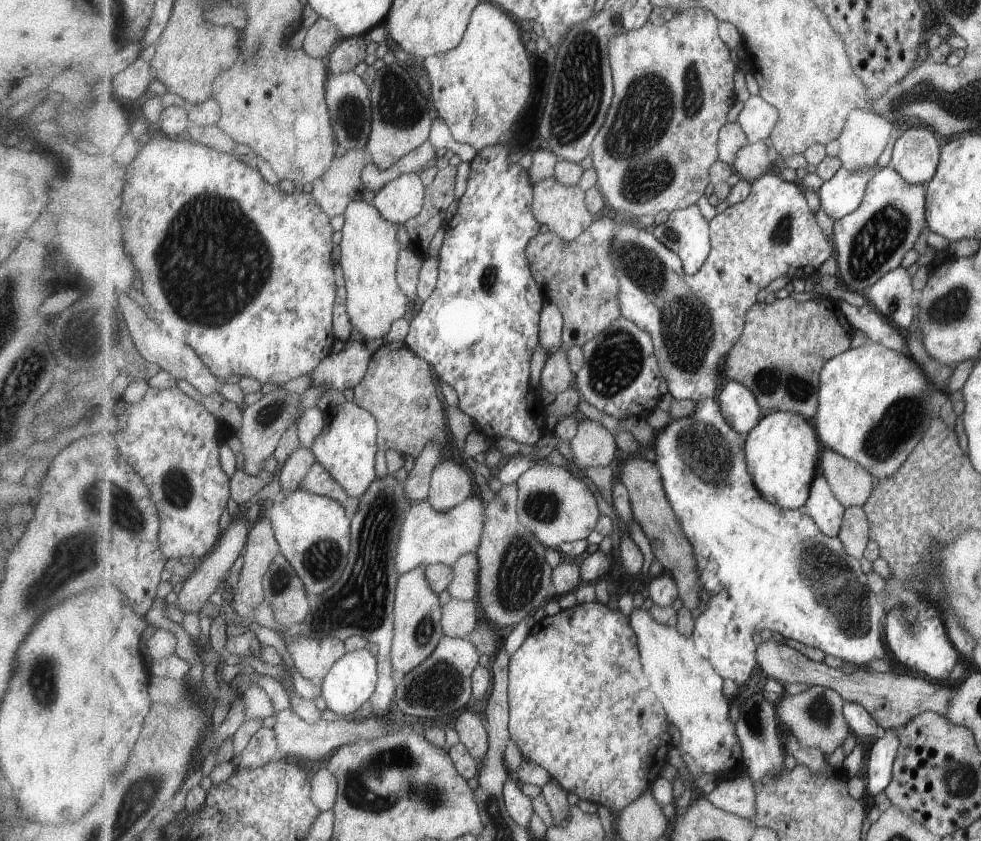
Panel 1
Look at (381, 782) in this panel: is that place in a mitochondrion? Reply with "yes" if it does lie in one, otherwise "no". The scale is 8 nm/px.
yes

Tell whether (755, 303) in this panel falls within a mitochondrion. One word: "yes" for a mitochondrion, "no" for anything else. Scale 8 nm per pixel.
no

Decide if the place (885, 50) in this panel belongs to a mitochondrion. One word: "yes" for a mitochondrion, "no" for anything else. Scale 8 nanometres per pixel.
no

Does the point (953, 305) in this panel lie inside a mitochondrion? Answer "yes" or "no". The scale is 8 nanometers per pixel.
yes

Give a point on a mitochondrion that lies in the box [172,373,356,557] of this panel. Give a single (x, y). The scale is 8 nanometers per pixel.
(268, 416)

